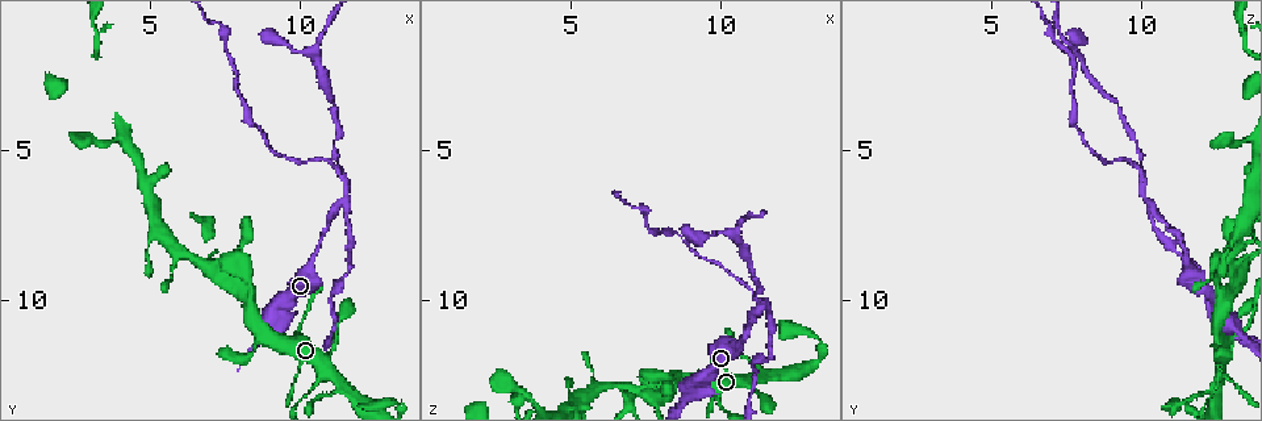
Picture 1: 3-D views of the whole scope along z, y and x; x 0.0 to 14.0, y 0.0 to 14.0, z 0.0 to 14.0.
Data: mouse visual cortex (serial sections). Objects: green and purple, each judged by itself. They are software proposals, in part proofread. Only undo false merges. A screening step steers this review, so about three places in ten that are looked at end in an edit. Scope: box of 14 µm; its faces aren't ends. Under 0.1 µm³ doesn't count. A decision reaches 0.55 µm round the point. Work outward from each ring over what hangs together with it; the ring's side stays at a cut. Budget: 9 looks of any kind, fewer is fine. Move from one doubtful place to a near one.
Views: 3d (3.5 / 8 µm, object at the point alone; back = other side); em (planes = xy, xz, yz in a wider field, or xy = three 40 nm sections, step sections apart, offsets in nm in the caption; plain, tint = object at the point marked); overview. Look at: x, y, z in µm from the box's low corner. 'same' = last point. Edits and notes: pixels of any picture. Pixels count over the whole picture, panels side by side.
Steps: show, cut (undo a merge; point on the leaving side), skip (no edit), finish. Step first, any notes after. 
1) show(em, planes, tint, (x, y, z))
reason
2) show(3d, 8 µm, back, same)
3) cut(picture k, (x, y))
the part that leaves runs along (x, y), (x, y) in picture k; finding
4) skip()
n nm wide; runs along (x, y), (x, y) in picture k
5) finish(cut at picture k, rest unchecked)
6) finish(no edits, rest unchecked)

show(3d, 3.5 µm, (9.0, 11.2, 12.5))
abrupt turn

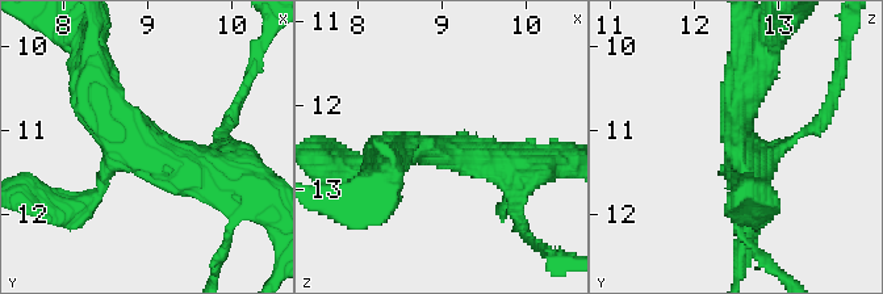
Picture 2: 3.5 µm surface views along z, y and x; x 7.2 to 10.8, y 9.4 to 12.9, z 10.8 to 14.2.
show(em, xy, step 1, tint, (9.00, 11.25, 12.55))
shape alone is not enough

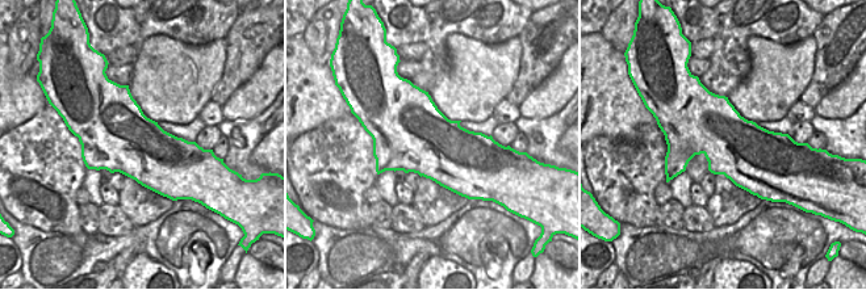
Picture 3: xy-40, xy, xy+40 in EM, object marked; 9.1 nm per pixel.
skip()
arms of 150, 450, 450 nm; runs along (227, 184), (167, 163), (95, 83) in picture 2; continuous, no second cell

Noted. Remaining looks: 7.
show(3d, 3.5 µm, (7.0, 8.9, 12.9))
narrows sharply

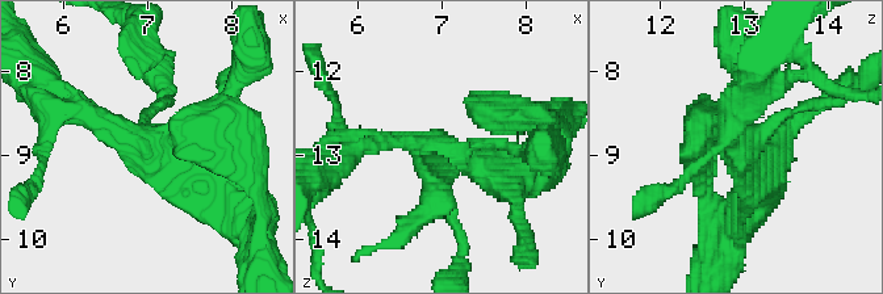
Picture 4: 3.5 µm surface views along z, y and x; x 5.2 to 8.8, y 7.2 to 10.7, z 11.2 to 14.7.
show(em, xy, step 5, tint, (7.00, 8.90, 13.00))
4 arms; arms of 150, 150, 250, 500 nm; now the EM

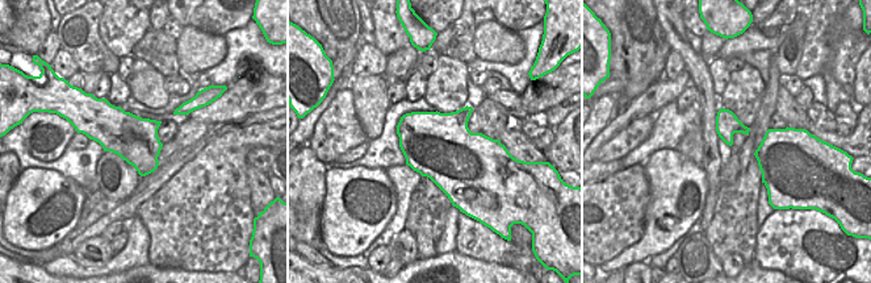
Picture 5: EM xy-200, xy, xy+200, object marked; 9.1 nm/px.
skip()
runs along (222, 179), (72, 110) in picture 4; continuous, no second cell

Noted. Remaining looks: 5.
show(3d, 3.5 µm, (5.3, 7.6, 13.4))

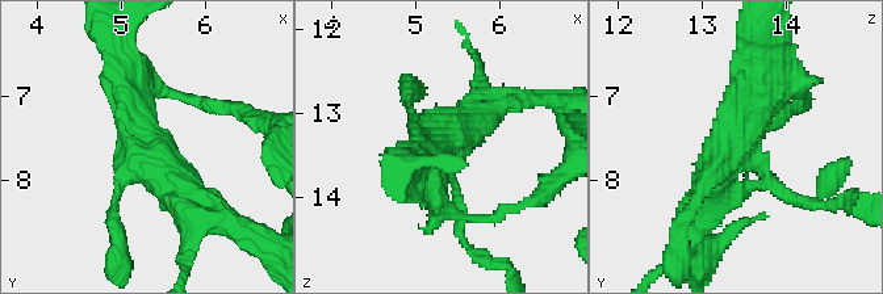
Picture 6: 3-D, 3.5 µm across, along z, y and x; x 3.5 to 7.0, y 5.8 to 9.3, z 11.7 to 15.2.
show(em, xy, step 3, tint, (5.35, 7.65, 13.30))

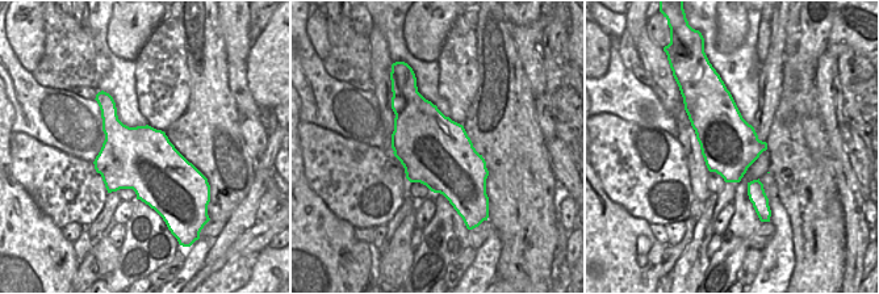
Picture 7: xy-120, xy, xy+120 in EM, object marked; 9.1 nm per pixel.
show(em, xy, step 5, tint, same)
cut it another way

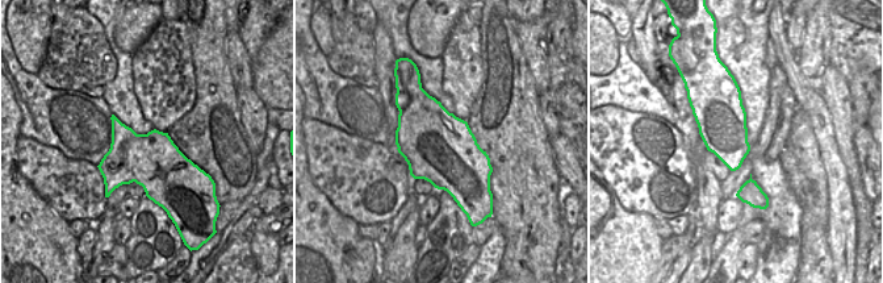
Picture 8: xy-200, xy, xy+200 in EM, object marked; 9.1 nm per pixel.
skip()
runs along (196, 215), (147, 159), (126, 75) in picture 6; continuous, no second cell

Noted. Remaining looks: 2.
show(3d, 3.5 µm, (11.3, 5.7, 10.0))
two arms in line, one across

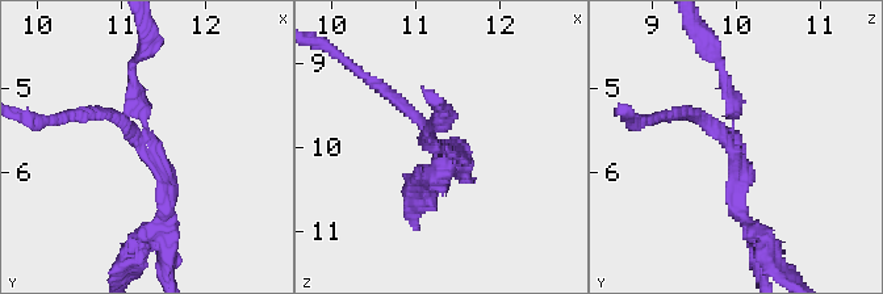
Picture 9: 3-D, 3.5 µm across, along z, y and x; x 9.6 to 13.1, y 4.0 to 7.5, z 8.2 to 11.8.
show(em, xy, step 1, tint, (11.25, 5.70, 10.00))
3 arms; arms of 150, 150, 200 nm

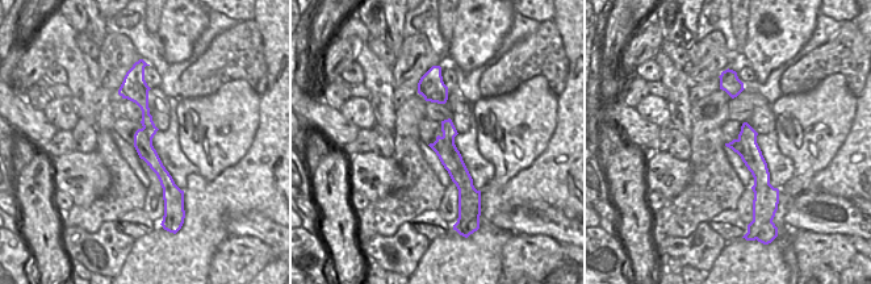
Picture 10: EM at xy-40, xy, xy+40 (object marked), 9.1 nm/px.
cut(picture 9, (170, 176))
two cells meet here

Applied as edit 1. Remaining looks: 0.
finish(cut at picture 9, rest unchecked)

